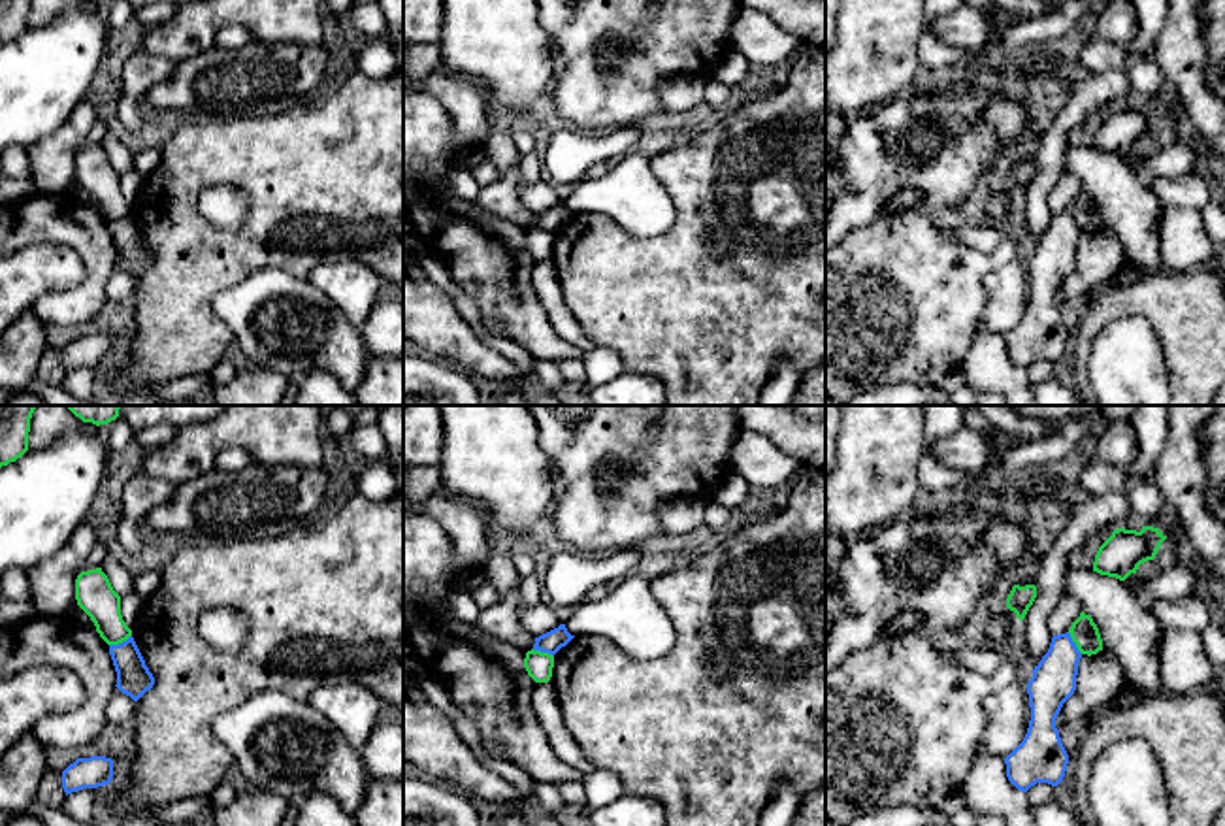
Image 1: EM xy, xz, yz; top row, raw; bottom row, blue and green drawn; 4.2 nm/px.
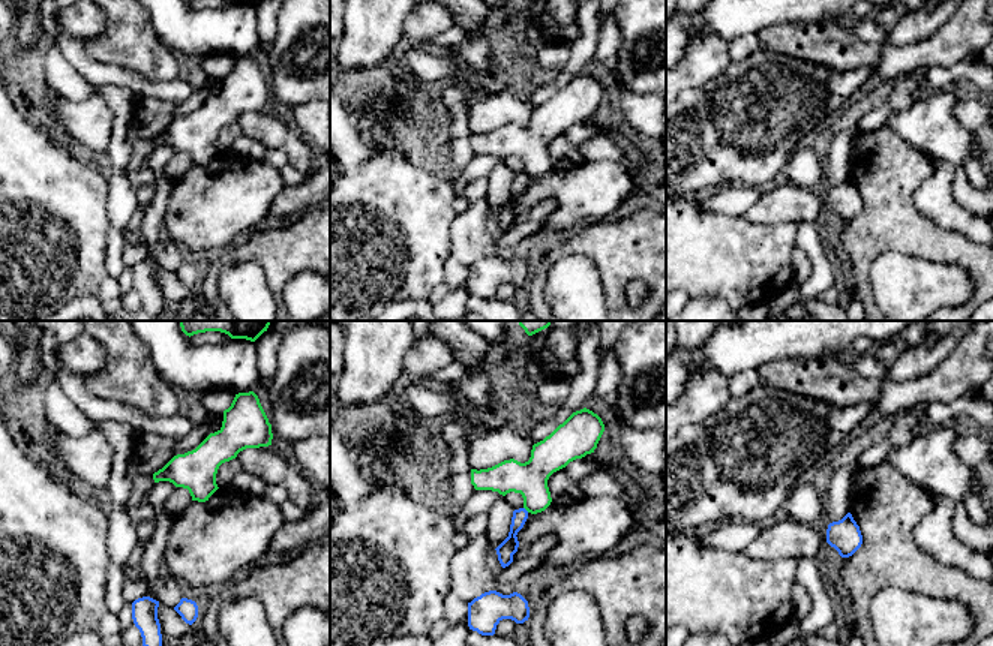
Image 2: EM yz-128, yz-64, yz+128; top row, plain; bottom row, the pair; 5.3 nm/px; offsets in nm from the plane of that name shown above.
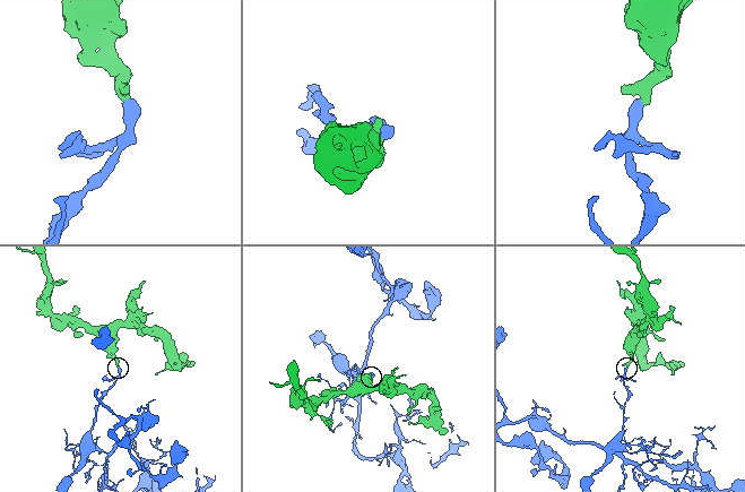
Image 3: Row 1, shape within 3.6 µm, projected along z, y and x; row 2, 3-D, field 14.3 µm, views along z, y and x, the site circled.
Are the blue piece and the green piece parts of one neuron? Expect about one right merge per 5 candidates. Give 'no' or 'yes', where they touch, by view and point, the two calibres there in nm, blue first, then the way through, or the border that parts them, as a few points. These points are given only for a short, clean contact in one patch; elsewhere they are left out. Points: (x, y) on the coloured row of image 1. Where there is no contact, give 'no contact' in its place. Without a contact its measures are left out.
no | xy (119, 644) | 150/160 nm | along xy (130, 634), (110, 645)

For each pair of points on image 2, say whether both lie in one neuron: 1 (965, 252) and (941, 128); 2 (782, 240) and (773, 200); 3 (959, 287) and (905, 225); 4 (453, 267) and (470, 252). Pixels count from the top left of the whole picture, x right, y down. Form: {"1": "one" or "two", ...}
{"1": "two", "2": "two", "3": "two", "4": "two"}

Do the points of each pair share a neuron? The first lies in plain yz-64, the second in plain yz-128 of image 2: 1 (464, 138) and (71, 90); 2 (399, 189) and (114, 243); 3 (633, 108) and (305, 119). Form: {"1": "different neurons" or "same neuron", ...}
{"1": "same neuron", "2": "different neurons", "3": "same neuron"}

